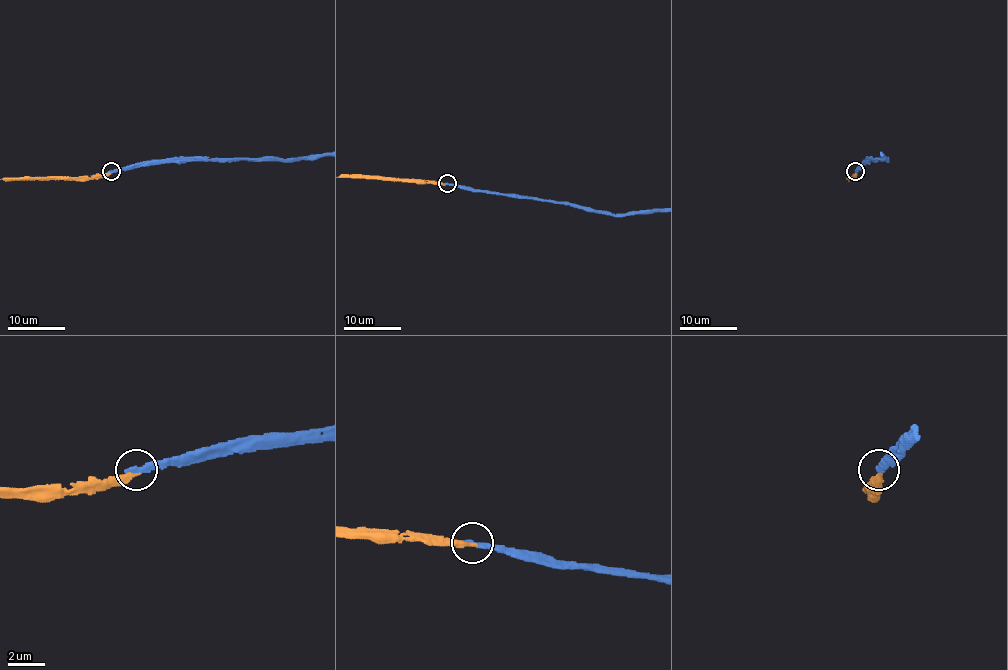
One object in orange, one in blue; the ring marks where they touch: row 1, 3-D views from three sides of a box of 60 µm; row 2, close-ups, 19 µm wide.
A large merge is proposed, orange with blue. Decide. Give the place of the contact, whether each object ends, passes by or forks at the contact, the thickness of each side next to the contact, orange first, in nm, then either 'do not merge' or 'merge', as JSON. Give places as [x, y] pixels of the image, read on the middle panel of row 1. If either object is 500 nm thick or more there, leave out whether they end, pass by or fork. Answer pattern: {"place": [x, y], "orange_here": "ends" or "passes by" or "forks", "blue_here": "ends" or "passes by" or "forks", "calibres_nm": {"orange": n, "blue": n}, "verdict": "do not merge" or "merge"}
{"place": [447, 183], "orange_here": "ends", "blue_here": "ends", "calibres_nm": {"orange": 300, "blue": 320}, "verdict": "merge"}

